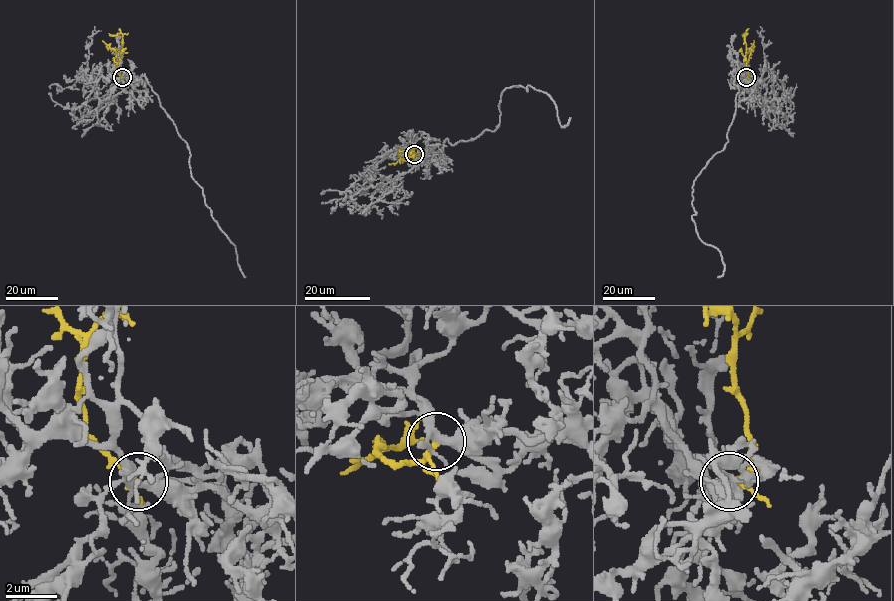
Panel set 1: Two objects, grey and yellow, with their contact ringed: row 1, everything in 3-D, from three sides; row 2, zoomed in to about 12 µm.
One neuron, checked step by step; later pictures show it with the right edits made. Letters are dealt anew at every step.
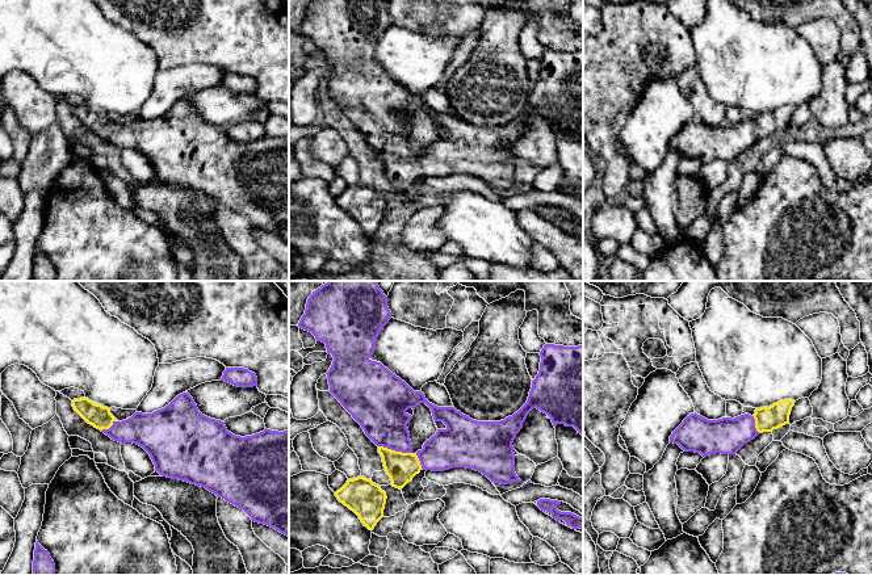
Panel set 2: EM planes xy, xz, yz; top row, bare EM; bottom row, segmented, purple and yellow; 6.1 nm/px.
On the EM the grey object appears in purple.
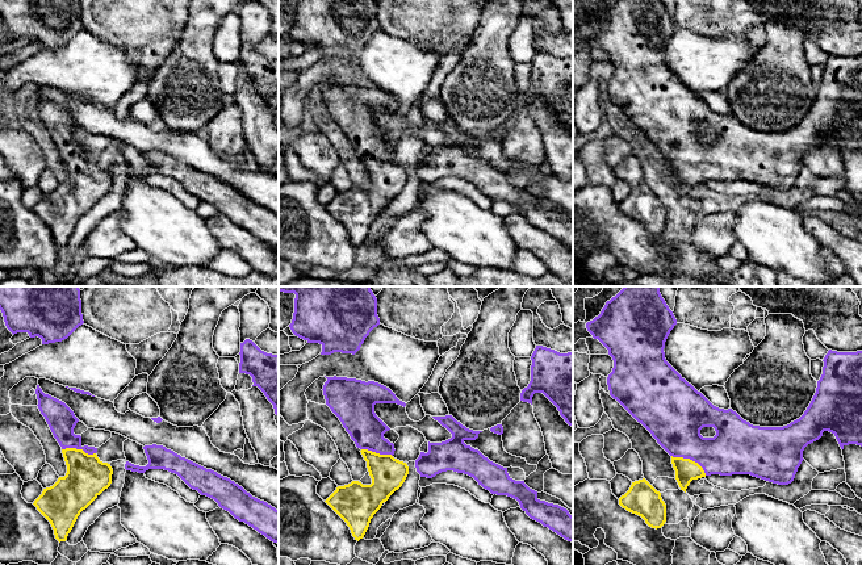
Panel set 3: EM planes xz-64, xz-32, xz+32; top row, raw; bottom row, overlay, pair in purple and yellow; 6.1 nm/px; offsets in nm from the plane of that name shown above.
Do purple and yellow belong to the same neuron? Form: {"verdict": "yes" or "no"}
{"verdict": "yes"}

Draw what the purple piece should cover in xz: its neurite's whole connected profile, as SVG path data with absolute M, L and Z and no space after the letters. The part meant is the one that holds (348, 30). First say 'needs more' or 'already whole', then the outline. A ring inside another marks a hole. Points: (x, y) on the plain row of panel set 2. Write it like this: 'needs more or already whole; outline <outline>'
needs more; outline M311 0L306 9L298 33L311 38L316 47L326 50L327 59L334 63L330 76L326 79L330 91L330 98L341 109L341 112L361 131L365 140L378 152L386 180L390 182L391 192L402 196L420 176L444 177L453 173L466 173L486 181L491 188L508 190L520 188L515 179L515 159L512 148L523 134L528 119L537 114L546 119L553 131L565 130L574 133L583 142L583 51L563 53L545 50L540 58L541 68L536 84L532 87L532 95L527 109L512 122L500 127L477 127L461 119L454 113L437 113L429 109L422 97L414 97L404 87L393 80L381 68L372 67L369 63L374 59L376 47L381 35L391 25L385 0ZM420 109L425 109L435 127L443 127L447 134L437 135L436 140L427 146L422 156L412 159L412 150L407 129L412 125L406 117L415 116Z

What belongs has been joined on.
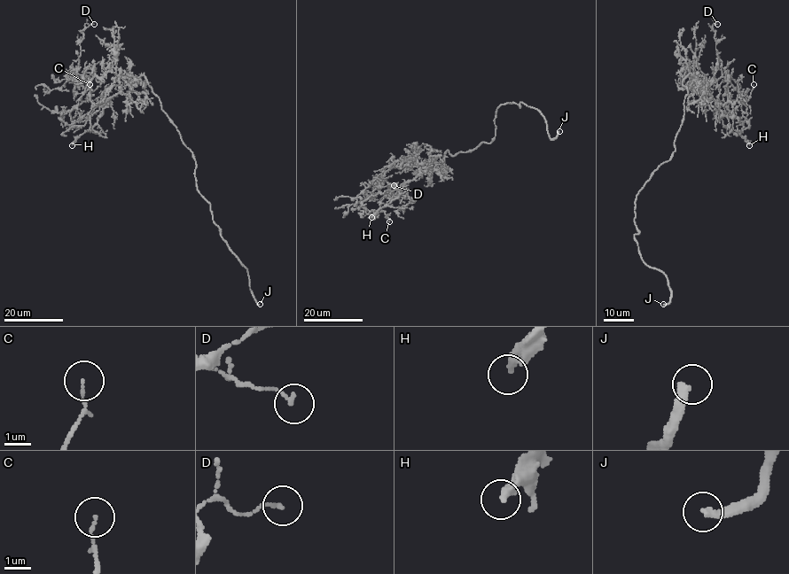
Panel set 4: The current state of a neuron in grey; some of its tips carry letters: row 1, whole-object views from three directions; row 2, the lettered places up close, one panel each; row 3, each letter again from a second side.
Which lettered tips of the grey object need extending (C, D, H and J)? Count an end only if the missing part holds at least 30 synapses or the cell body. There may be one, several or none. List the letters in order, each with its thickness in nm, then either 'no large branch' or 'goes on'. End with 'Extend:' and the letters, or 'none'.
C: 90 nm | no large branch
D: 130 nm | no large branch
H: 280 nm | no large branch
J: 300 nm | goes on
Extend: J

